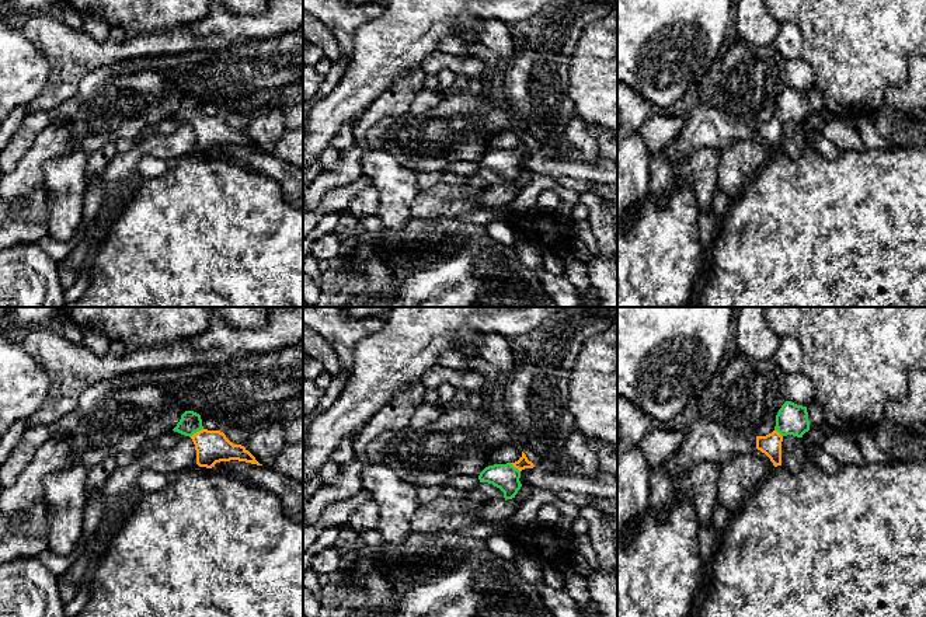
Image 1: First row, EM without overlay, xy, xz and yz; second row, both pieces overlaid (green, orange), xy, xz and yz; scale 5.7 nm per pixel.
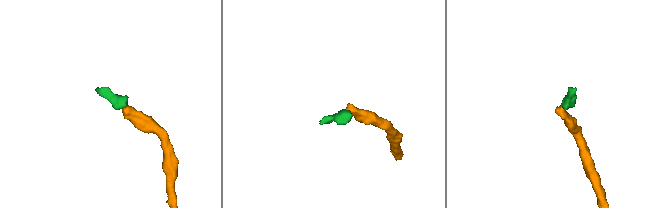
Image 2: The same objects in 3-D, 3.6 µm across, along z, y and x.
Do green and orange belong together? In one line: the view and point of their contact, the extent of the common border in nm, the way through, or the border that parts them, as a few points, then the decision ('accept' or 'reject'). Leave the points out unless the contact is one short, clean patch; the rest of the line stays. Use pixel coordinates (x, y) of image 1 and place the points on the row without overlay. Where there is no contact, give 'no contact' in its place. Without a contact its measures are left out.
meets green in xy at (195, 118); contact 90 nm long; runs through xy (190, 108), (195, 118), (212, 132); accept

